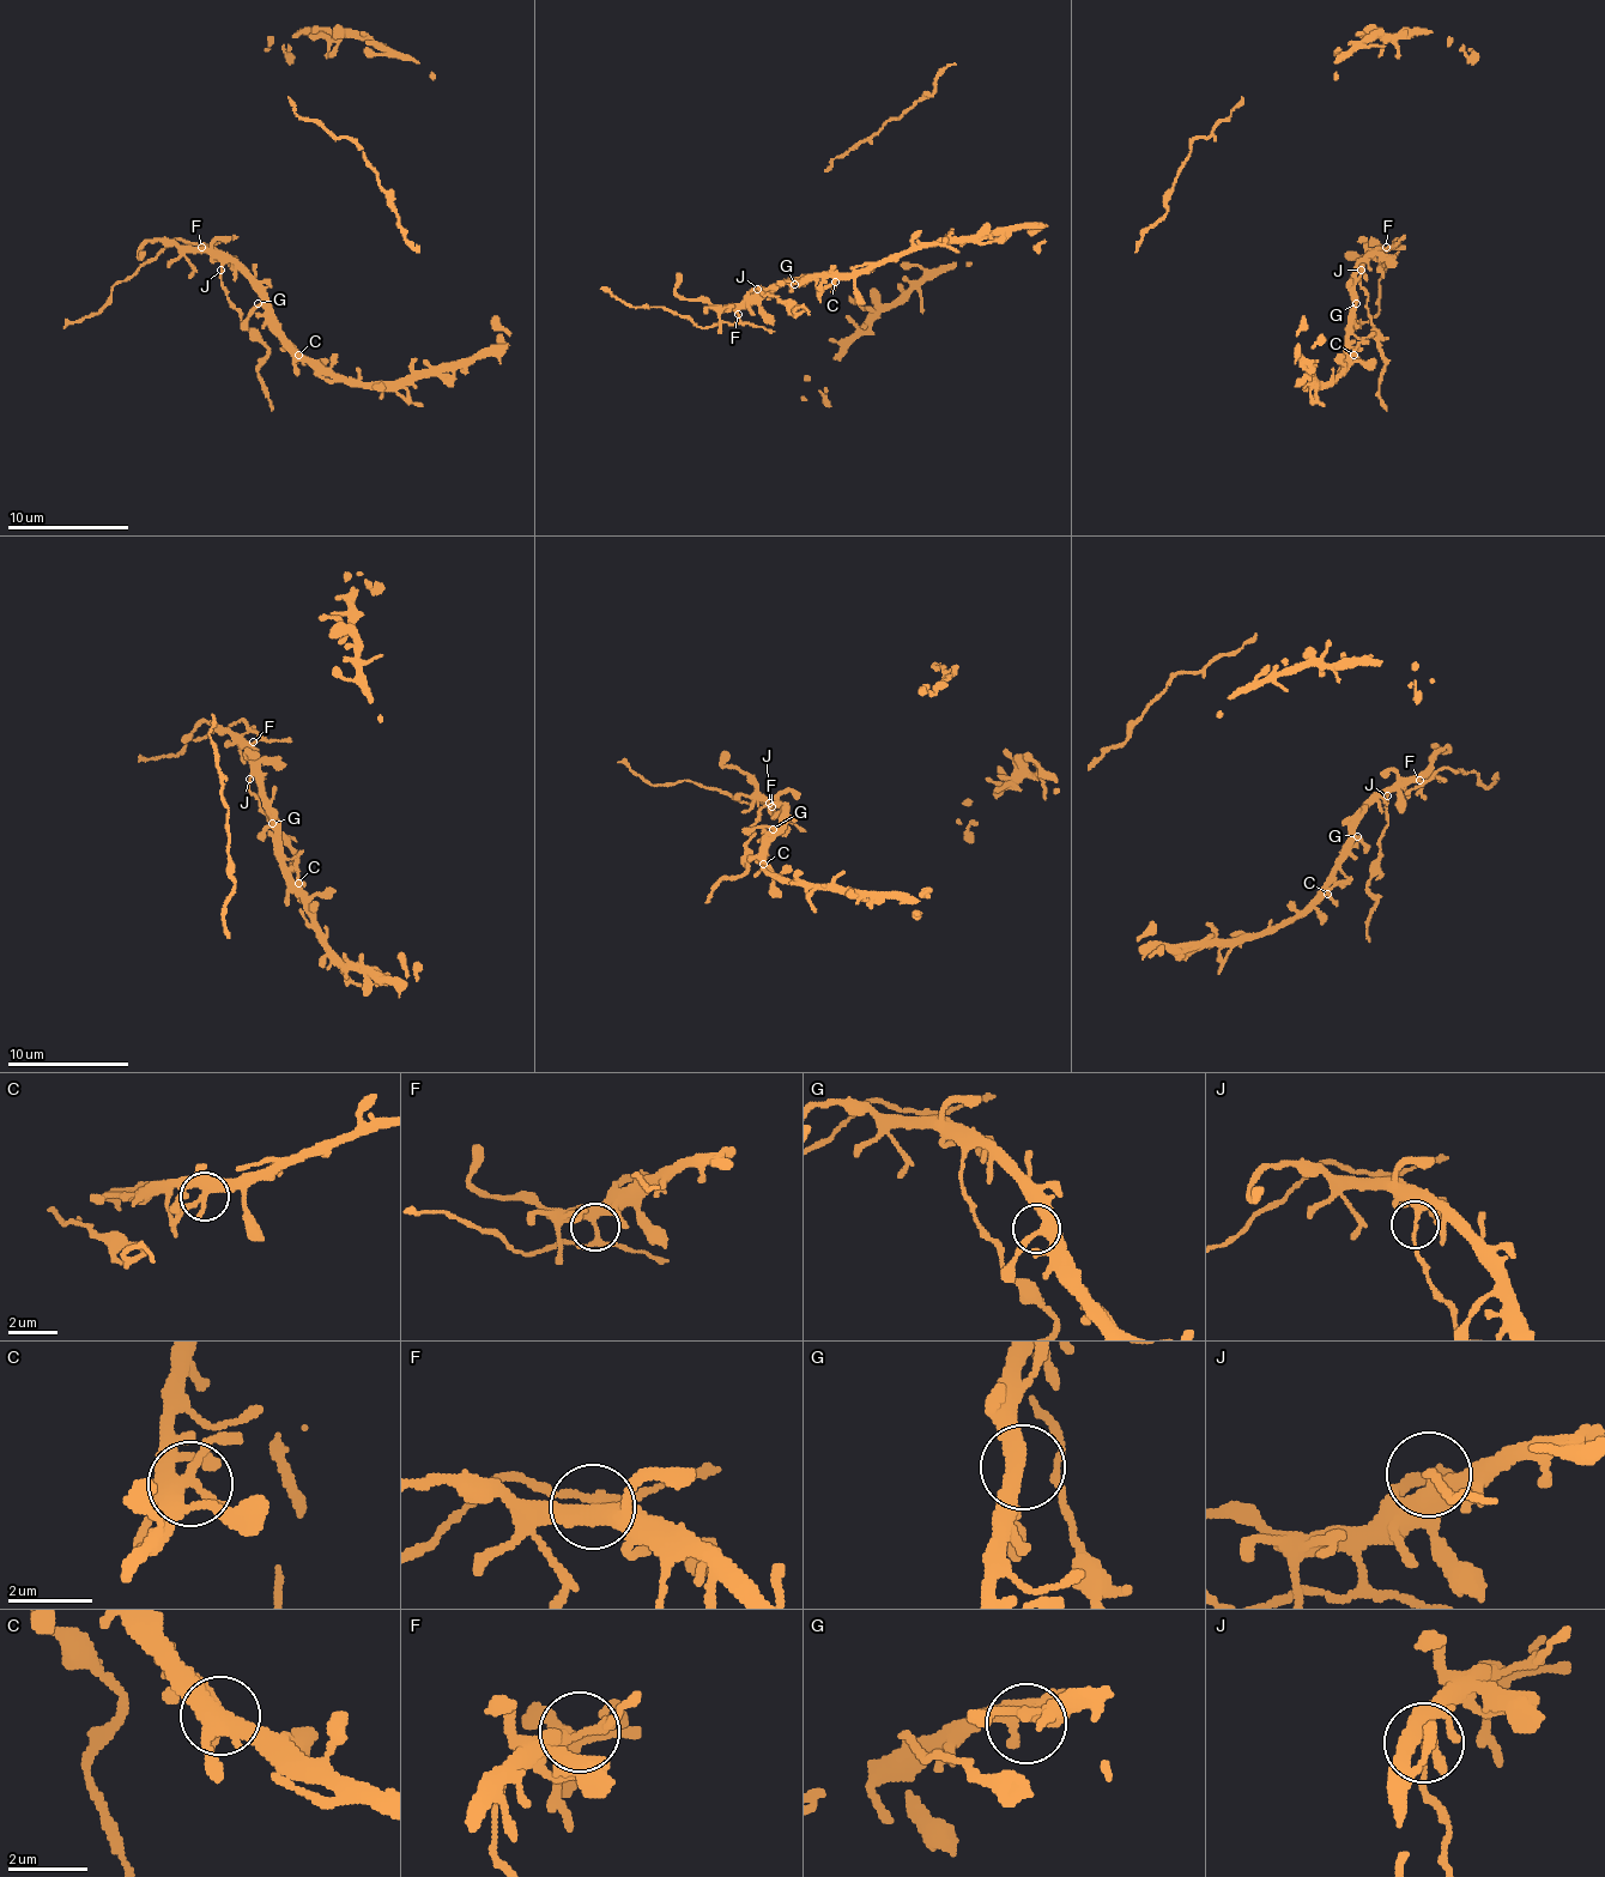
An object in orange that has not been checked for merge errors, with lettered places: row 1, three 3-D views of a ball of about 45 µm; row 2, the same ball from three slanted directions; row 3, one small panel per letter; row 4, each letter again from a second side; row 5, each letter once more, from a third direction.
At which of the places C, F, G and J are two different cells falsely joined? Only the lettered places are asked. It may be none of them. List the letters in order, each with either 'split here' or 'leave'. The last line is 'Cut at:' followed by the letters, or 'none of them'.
C: leave
F: split here
G: leave
J: split here
Cut at: F, J

